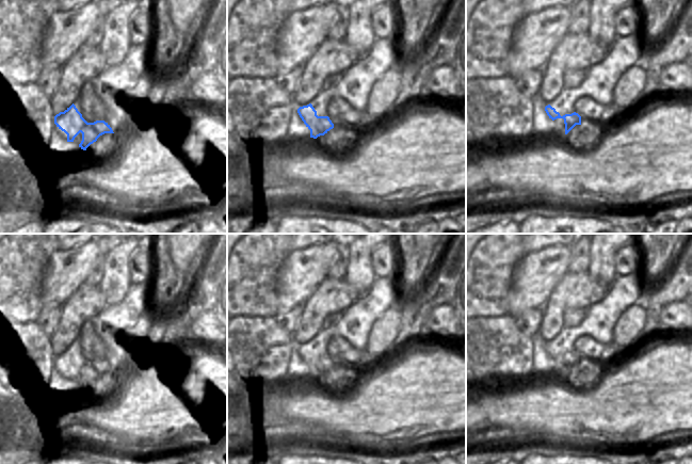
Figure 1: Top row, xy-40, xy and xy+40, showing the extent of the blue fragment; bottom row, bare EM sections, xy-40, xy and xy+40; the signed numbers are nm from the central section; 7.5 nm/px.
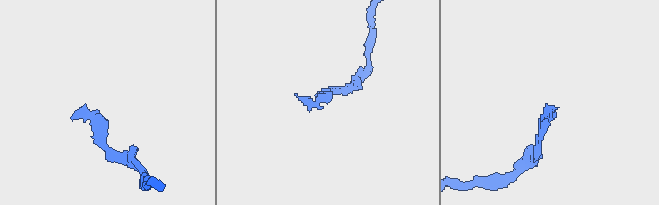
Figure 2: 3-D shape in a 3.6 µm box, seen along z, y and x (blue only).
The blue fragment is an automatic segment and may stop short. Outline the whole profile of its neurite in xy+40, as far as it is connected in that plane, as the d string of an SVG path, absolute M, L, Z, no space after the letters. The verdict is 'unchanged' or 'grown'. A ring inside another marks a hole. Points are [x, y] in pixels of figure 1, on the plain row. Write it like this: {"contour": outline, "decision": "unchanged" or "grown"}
{"contour": "M550 343L545 346L545 350L556 363L556 372L567 373L576 364L581 364L581 355L576 351L561 355Z", "decision": "grown"}

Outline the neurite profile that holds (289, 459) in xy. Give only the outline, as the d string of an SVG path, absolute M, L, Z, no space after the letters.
M284 455L278 464L360 464L339 458L324 458L322 455Z

